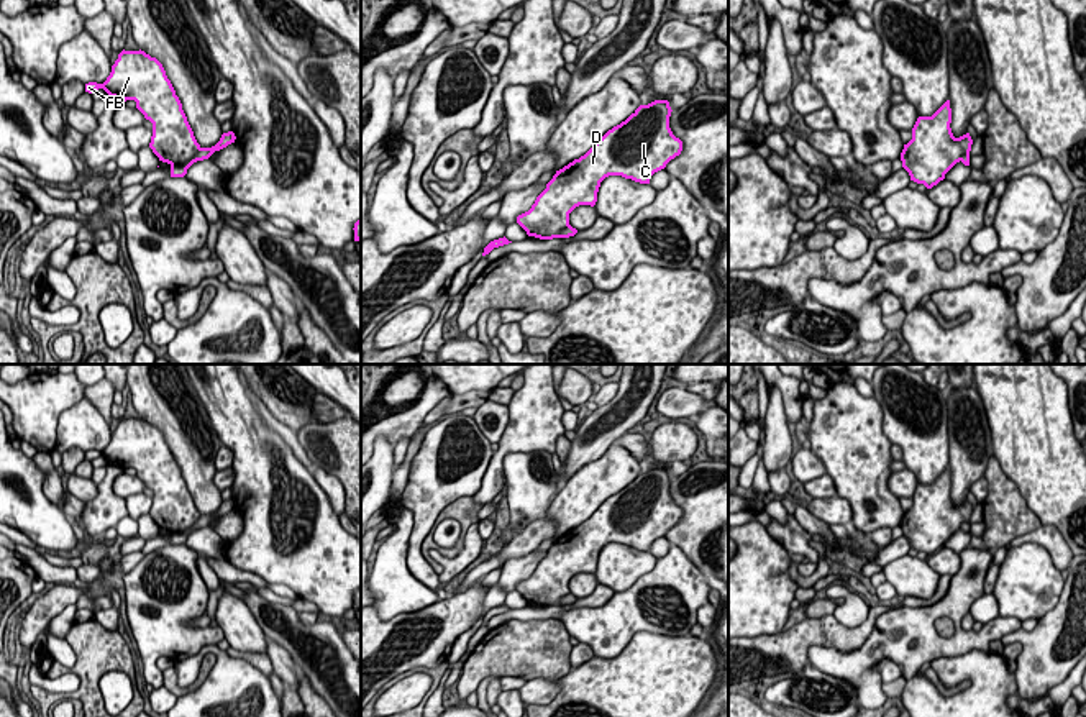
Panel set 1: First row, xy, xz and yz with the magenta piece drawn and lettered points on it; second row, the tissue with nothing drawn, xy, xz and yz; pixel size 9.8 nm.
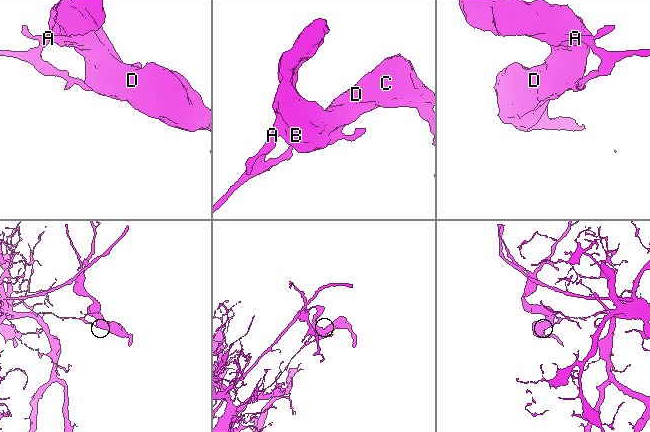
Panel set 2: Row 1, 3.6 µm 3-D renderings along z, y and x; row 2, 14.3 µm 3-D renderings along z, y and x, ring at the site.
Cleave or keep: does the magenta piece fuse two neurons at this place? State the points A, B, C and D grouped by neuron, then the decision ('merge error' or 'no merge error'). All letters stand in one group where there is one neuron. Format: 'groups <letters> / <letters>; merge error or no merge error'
groups A / B C D; merge error

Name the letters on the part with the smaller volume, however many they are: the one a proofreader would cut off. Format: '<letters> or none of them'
B, C, D

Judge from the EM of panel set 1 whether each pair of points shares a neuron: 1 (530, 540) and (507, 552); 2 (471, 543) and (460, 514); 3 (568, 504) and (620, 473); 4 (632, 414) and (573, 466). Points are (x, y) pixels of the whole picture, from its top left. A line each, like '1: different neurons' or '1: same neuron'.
1: same neuron
2: different neurons
3: same neuron
4: same neuron

